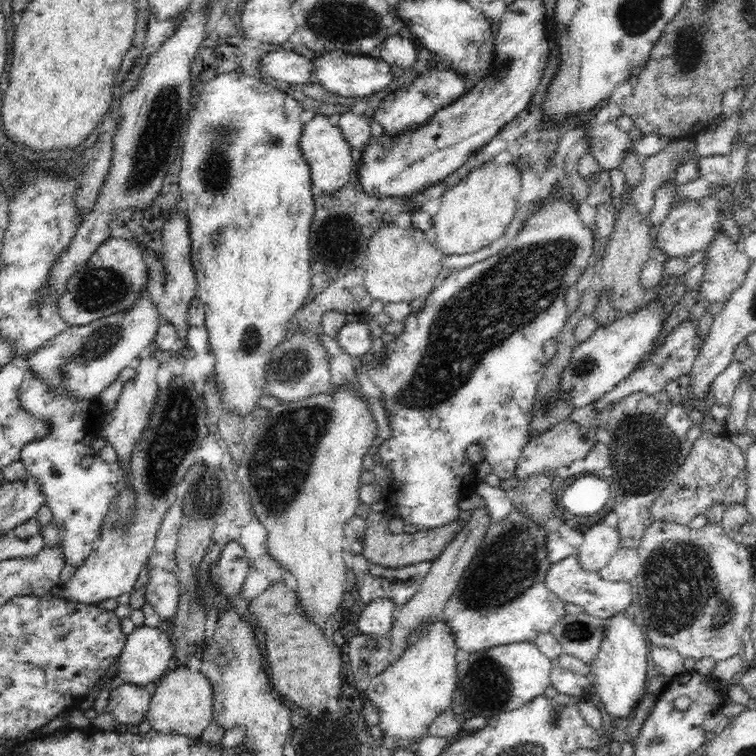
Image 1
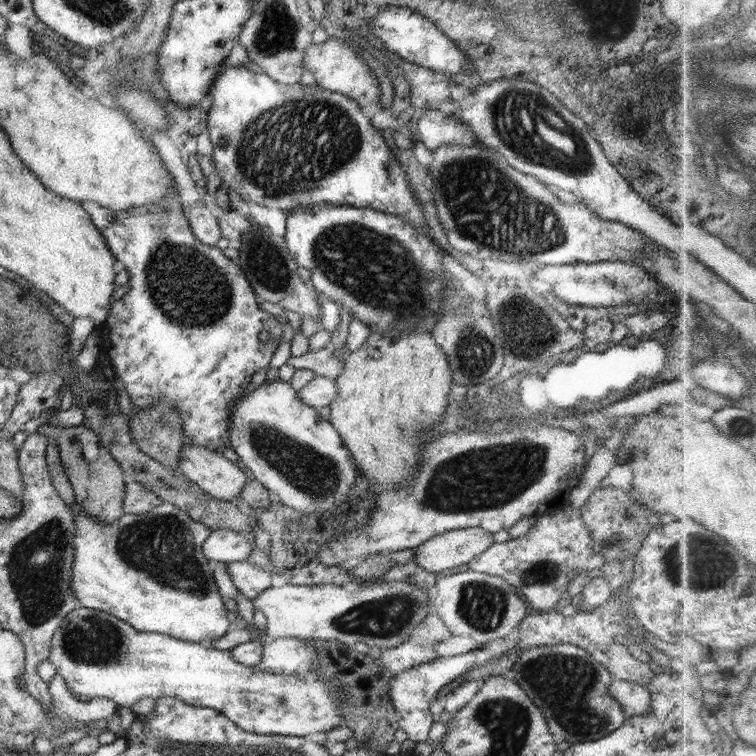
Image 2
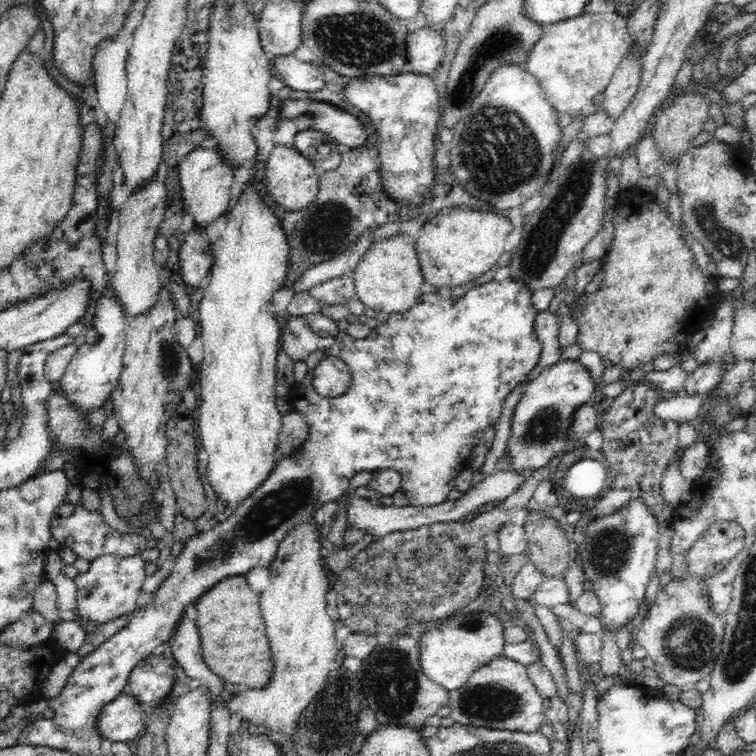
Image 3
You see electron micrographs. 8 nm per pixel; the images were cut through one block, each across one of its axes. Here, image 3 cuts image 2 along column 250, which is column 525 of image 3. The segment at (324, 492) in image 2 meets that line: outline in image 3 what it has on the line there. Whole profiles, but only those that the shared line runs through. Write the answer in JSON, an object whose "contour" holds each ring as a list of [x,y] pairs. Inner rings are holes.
{"contour":[[[561,359],[529,381],[511,416],[511,433],[505,451],[512,461],[510,471],[522,475],[528,470],[542,469],[557,458],[569,442],[573,414],[588,403],[594,390],[598,390],[596,382],[579,360]]]}

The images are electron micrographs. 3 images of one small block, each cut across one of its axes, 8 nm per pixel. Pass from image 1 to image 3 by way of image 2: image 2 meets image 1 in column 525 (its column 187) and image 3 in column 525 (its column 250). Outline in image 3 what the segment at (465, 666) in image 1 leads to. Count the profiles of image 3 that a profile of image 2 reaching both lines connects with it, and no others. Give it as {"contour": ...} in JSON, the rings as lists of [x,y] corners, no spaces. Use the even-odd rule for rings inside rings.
{"contour":[[[502,655],[476,670],[464,686],[450,691],[447,706],[451,708],[450,715],[456,724],[476,728],[534,733],[549,723],[530,669]]]}

